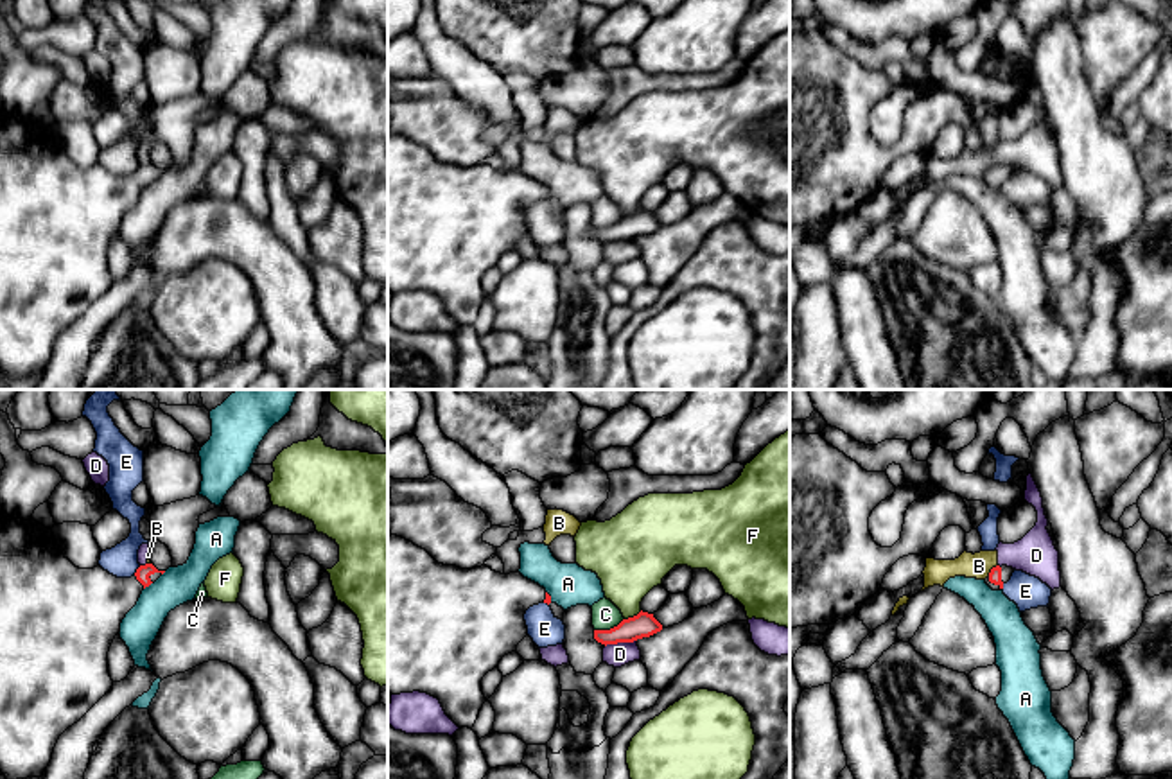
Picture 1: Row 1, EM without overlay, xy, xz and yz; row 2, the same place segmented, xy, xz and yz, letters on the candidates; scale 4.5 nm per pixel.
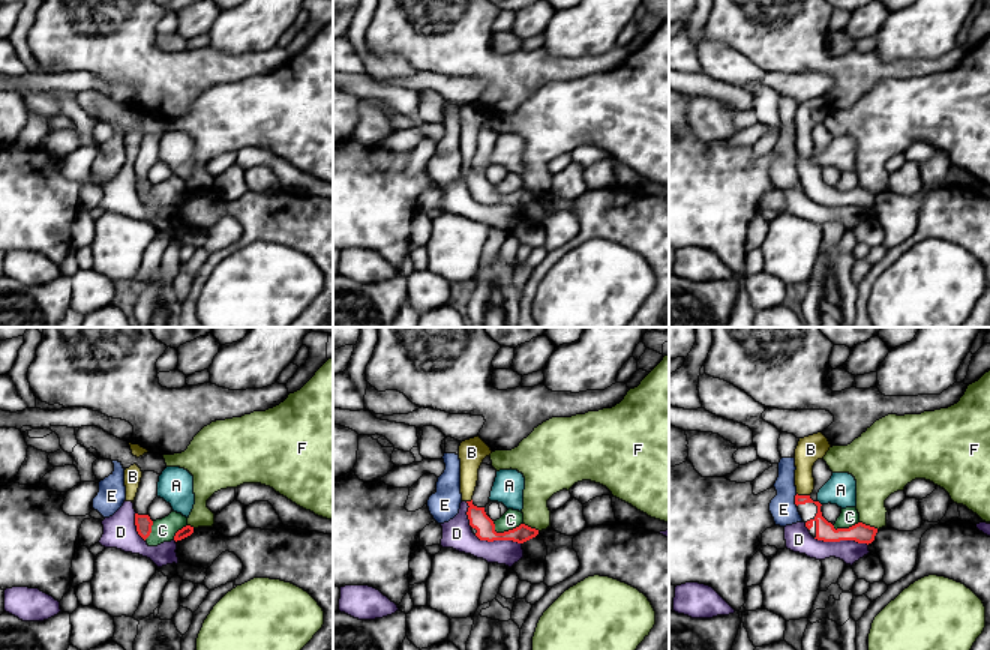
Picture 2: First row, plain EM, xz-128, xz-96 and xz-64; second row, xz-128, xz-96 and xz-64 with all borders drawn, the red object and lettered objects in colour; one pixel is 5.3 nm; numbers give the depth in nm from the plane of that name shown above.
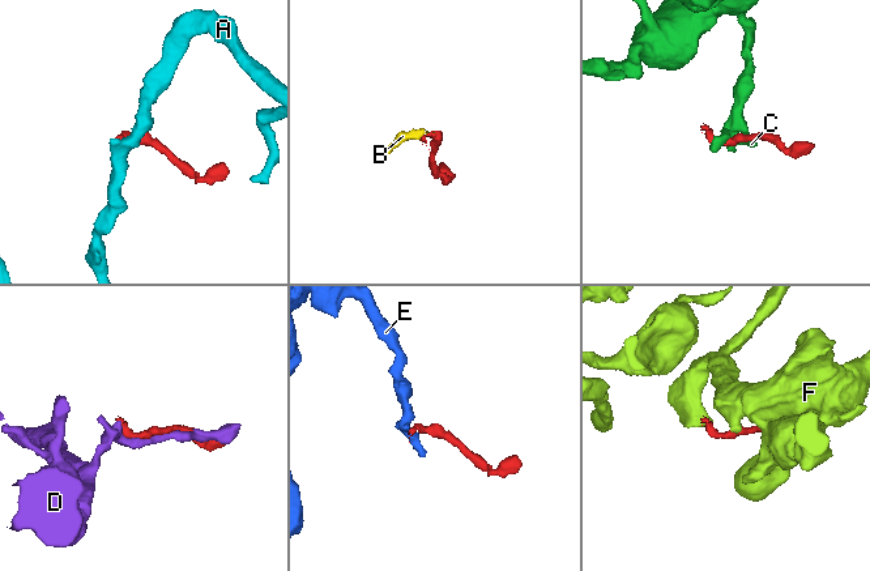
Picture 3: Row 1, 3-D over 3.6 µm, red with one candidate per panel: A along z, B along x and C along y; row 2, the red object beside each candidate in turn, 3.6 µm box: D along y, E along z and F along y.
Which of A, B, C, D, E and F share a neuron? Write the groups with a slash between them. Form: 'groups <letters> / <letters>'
groups A / B D / C / E / F

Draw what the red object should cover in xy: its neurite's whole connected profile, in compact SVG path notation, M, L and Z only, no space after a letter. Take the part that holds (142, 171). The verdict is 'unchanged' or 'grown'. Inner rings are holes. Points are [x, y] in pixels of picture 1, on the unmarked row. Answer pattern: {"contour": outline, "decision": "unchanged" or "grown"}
{"contour": "M0 118L0 370L7 379L41 375L59 334L77 321L113 284L108 249L126 212L142 188L165 169L140 163L131 176L117 176L101 163L75 165L57 144L52 127L36 118Z", "decision": "grown"}

